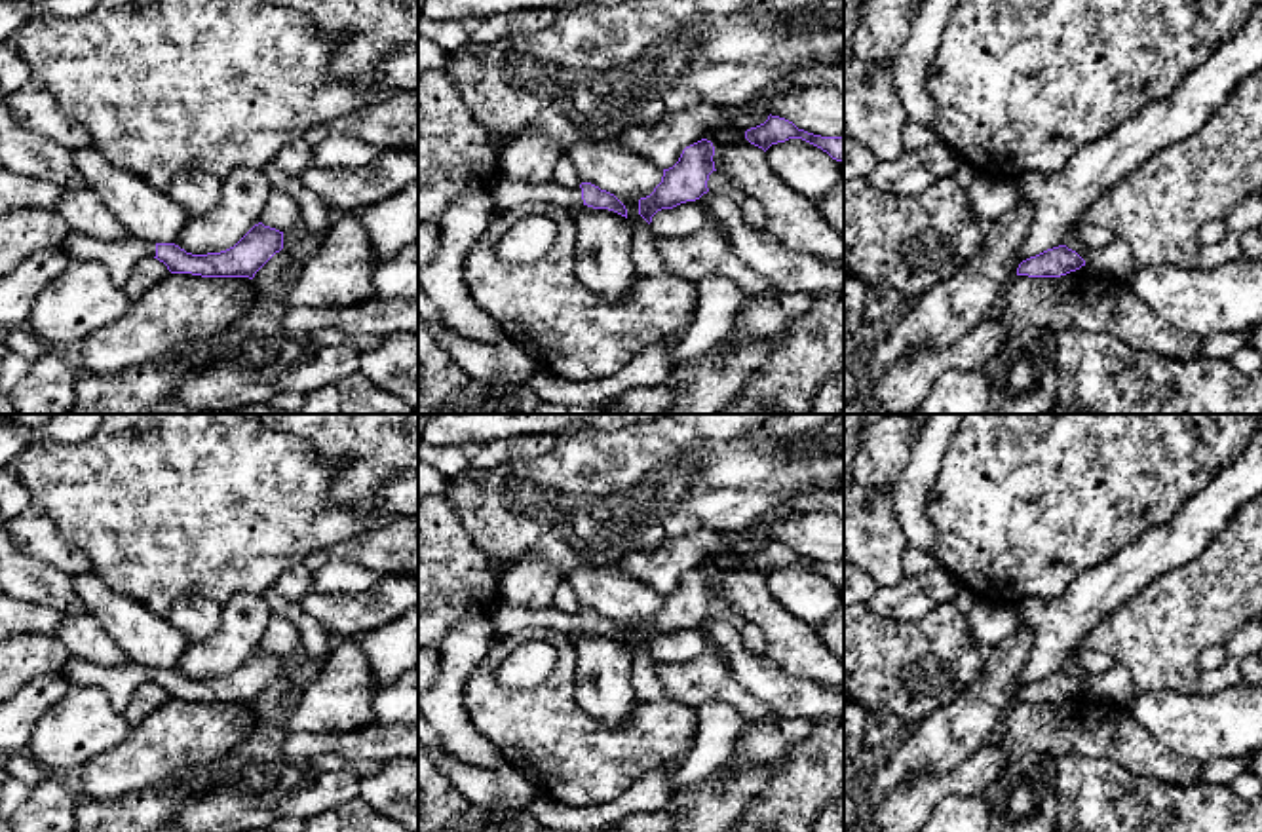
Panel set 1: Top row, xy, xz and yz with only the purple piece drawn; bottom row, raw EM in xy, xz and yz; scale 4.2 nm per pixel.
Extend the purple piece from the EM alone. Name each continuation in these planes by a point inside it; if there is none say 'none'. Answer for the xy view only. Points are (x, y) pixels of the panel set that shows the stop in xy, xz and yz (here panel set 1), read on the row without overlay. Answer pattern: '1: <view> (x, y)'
1: xy (120, 682)

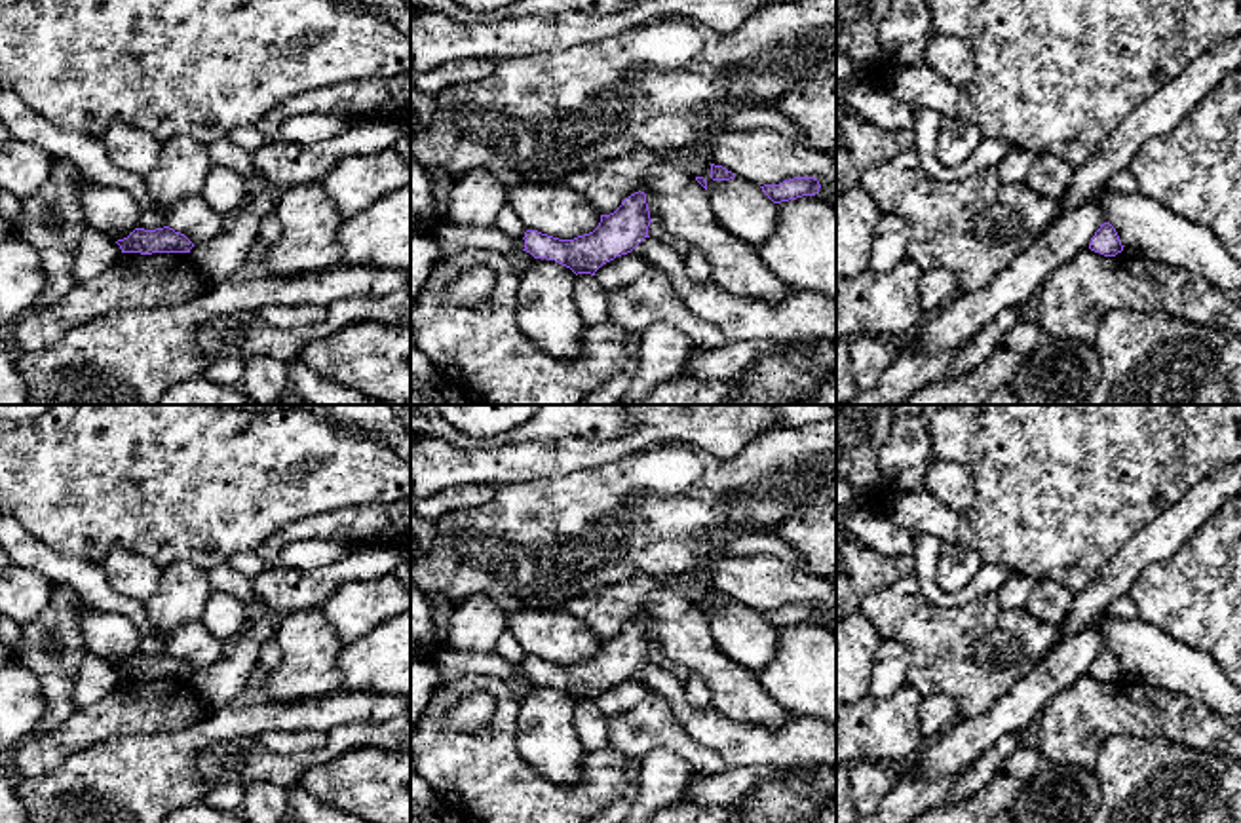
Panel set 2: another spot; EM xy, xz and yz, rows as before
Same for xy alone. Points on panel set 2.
none

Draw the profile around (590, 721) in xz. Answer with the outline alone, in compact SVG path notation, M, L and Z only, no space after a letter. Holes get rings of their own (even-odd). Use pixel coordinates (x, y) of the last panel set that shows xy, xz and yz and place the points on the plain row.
M578 699L574 703L574 728L587 753L610 747L606 713L595 701Z

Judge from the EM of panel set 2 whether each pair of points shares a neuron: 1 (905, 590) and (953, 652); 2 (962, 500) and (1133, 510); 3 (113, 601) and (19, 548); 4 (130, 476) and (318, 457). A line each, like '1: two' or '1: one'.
1: one
2: two
3: one
4: one

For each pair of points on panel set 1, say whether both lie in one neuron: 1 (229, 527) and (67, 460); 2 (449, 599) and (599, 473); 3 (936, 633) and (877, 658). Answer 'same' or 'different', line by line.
1: same
2: different
3: same

